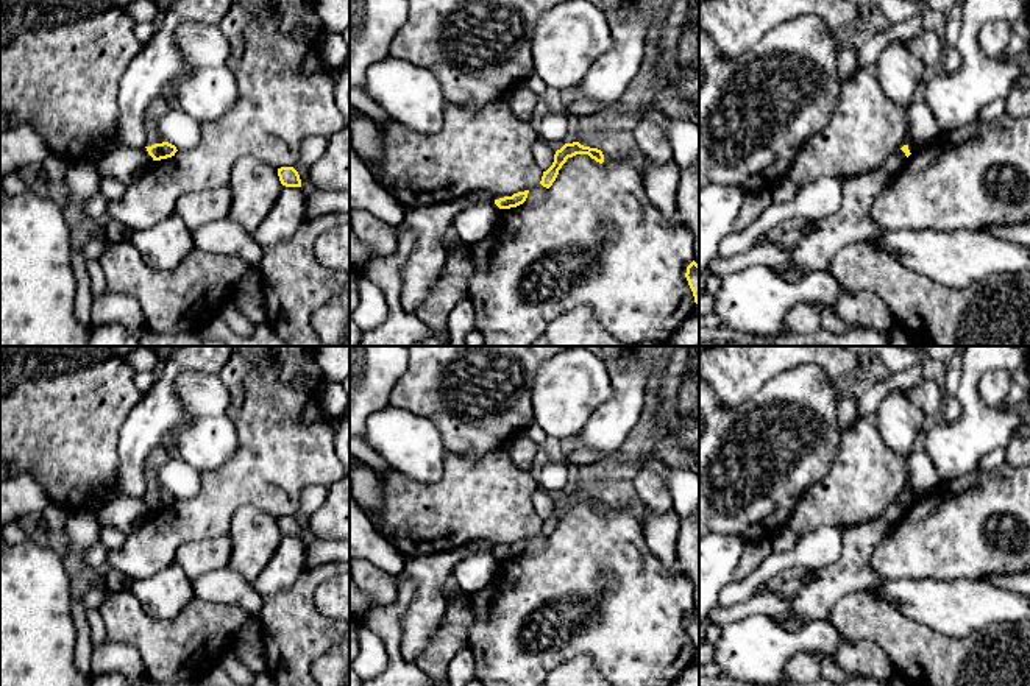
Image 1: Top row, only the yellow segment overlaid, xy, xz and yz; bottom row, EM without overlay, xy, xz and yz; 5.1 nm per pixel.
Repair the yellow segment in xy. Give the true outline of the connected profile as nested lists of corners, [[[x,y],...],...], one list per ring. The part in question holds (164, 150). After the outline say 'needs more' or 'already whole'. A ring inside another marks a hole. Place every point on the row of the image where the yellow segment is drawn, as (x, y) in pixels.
[[[169,142],[154,143],[154,145],[145,147],[145,148],[147,148],[148,154],[153,157],[153,161],[172,157],[178,151],[176,147]]]; already whole

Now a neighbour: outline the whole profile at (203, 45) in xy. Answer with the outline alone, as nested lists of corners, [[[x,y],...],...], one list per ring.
[[[184,22],[176,41],[192,67],[226,67],[229,61],[229,44],[218,27]]]

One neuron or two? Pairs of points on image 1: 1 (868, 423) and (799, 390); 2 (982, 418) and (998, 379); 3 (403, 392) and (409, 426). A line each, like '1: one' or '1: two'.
1: two
2: two
3: two

